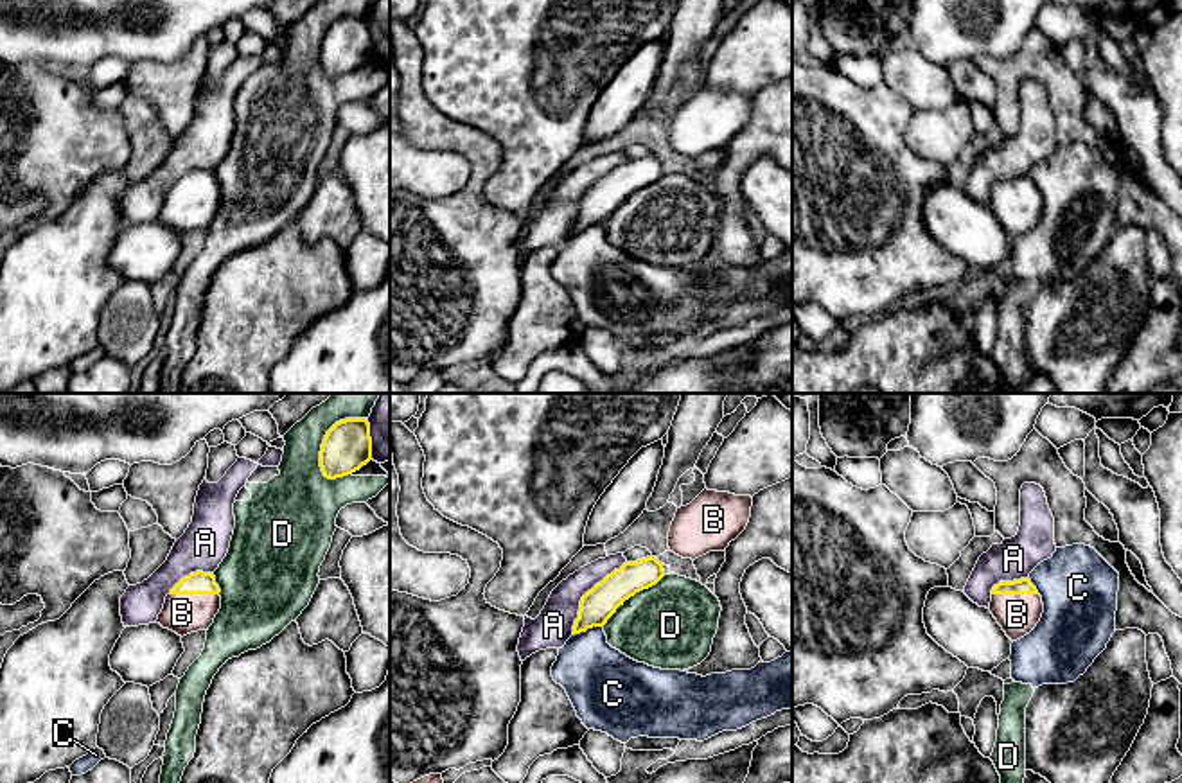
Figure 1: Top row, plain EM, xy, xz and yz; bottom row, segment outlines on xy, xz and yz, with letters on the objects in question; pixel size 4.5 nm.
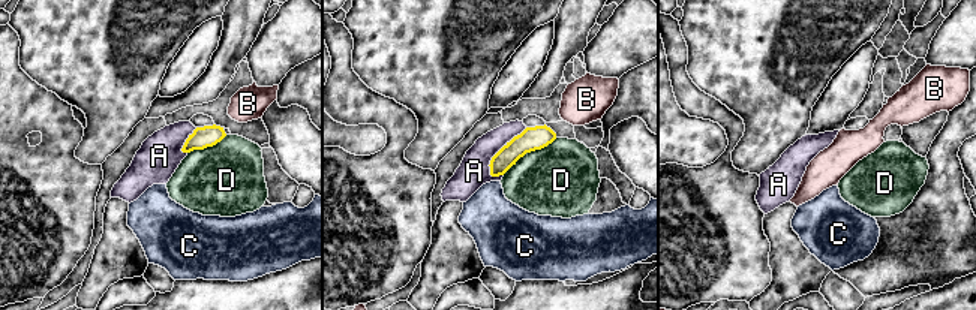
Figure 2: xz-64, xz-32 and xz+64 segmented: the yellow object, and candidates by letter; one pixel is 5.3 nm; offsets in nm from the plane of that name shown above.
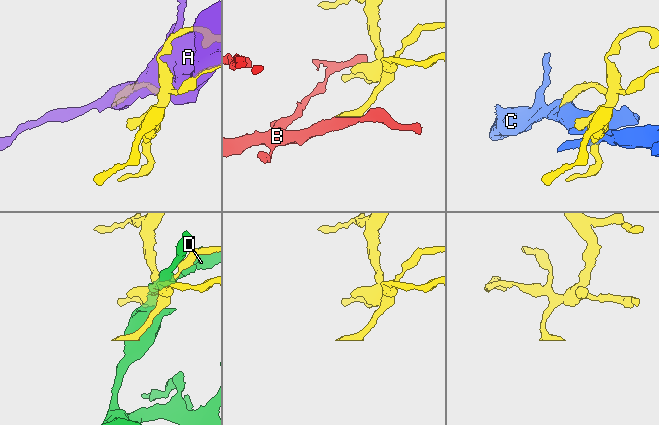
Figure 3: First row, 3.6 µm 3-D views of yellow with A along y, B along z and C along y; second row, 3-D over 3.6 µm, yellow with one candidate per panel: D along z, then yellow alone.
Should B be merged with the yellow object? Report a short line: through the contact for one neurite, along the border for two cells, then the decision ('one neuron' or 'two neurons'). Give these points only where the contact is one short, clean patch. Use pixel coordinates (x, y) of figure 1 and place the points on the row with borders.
one neuron

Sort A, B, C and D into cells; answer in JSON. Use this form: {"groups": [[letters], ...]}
{"groups": [["A"], ["B"], ["C"], ["D"]]}

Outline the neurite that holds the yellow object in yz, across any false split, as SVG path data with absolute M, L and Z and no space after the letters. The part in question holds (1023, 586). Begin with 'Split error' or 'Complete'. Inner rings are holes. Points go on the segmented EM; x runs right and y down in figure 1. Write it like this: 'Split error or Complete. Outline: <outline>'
Split error. Outline: M1029 578L999 582L992 589L990 612L1011 641L1029 634L1042 618L1044 603Z

